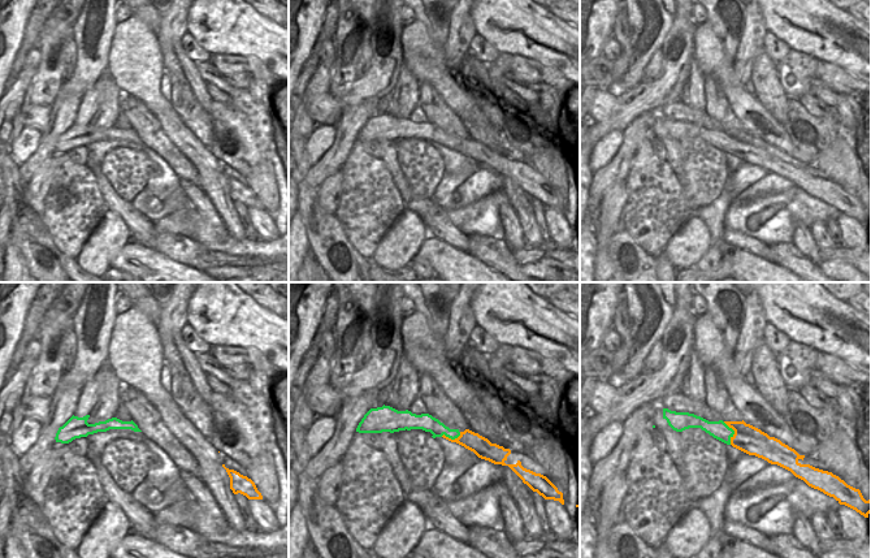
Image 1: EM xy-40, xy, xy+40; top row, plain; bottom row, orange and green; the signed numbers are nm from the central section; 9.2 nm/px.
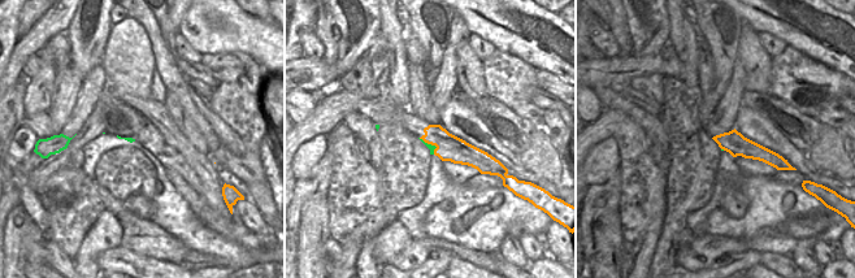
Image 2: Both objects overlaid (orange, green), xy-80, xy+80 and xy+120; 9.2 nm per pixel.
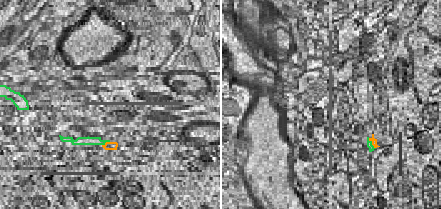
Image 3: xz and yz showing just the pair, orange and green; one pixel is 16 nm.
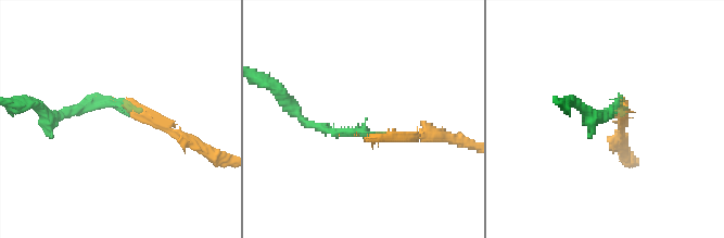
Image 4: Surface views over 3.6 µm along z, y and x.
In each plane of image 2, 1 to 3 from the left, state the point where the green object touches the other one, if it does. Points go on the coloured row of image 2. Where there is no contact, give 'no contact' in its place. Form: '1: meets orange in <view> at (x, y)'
1: no contact
2: meets orange in xy+80 at (430, 143)
3: meets orange in xy+120 at (723, 148)

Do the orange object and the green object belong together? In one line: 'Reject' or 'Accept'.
Accept.

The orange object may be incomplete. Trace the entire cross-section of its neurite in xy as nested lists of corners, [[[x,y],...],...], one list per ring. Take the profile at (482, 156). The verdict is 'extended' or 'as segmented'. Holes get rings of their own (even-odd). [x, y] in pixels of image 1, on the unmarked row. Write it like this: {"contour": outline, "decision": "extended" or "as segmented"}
{"contour": [[[384,113],[382,116],[370,117],[359,131],[356,140],[394,142],[406,138],[422,138],[430,140],[433,147],[443,146],[473,160],[481,168],[489,169],[494,173],[508,174],[533,200],[537,200],[545,208],[559,209],[564,213],[563,202],[559,200],[546,185],[524,177],[520,169],[517,169],[516,173],[504,172],[507,165],[511,163],[510,157],[491,152],[488,147],[469,138],[465,138],[464,140],[450,138],[429,122],[416,124],[408,118],[398,120]]], "decision": "extended"}

